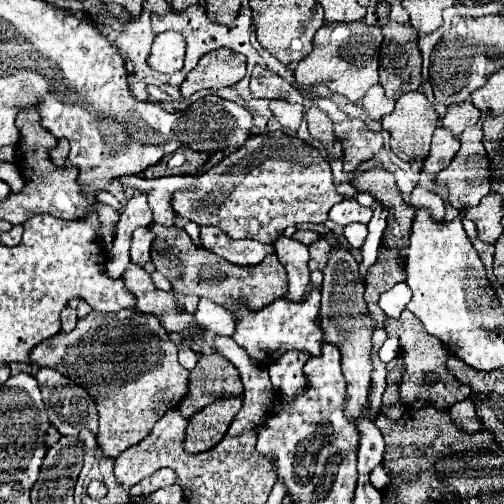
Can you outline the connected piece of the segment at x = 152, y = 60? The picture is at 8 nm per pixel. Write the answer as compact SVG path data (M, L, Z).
M163 32L155 36L147 64L151 70L161 74L173 74L181 70L185 56L185 40L179 32Z

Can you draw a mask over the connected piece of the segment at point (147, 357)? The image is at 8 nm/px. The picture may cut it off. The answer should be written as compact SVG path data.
M123 310L121 314L103 314L91 312L81 318L73 332L55 334L49 340L37 344L31 354L31 362L37 366L49 366L59 370L63 376L83 386L89 396L95 400L99 414L99 432L97 444L105 458L115 460L123 450L141 442L153 430L155 422L169 410L177 408L177 398L187 392L187 376L189 372L177 362L177 346L171 342L165 328L159 324L155 316L141 314L137 310Z

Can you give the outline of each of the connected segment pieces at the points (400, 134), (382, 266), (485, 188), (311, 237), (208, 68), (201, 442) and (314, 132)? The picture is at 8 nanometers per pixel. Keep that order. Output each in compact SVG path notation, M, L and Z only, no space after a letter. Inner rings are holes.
M407 92L403 94L397 104L395 110L387 116L381 118L381 126L383 130L387 130L391 134L391 150L403 160L403 162L421 162L425 160L425 156L429 154L429 144L431 144L431 134L437 128L437 112L433 108L431 102L427 102L423 92Z
M379 252L377 262L369 268L369 274L365 278L365 286L367 286L365 302L367 302L369 314L377 320L377 330L373 332L373 350L375 350L375 354L387 338L387 334L383 330L385 328L385 314L377 306L379 294L383 294L385 290L389 290L391 286L395 286L397 282L403 282L403 280L405 280L405 270L403 270L399 258L393 256L393 252Z
M479 126L465 128L465 132L459 136L459 140L461 140L459 152L455 154L453 162L445 170L441 170L435 178L437 184L445 184L449 188L449 204L457 210L475 206L483 196L487 196L491 192L491 188L489 188L489 160L487 160L487 152L485 152L481 138L483 138L483 132Z
M297 230L297 232L293 234L293 240L299 240L301 244L311 246L313 242L317 242L317 240L319 240L319 234L317 234L317 232L313 232L313 230Z
M217 48L207 52L197 66L187 74L185 82L181 84L183 98L189 98L193 92L211 88L219 90L223 86L233 86L245 76L245 56L229 50Z
M223 396L189 418L183 448L189 454L205 452L221 442L231 420L243 406L243 396Z
M311 106L305 112L305 120L307 120L307 126L309 126L311 138L317 138L331 152L333 144L335 144L335 136L333 136L333 122L329 120L329 116L325 116L319 108Z

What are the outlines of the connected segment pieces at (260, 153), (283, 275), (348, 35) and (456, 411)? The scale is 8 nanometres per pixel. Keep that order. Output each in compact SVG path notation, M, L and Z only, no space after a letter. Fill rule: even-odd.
M277 130L249 138L245 146L207 170L195 192L177 192L171 204L179 216L199 226L217 226L235 240L249 238L273 244L287 226L325 222L331 206L341 200L329 162L303 140Z
M151 224L151 230L157 236L151 248L151 260L159 256L181 260L181 272L161 272L171 282L171 290L175 294L195 294L199 298L209 298L229 310L233 320L237 320L237 312L241 306L251 312L259 312L261 308L265 308L265 304L283 298L283 294L287 292L287 270L275 254L267 254L257 266L237 266L205 248L195 246L185 230L179 230L175 226L165 228L159 224Z
M365 22L351 24L323 24L313 38L313 52L301 60L295 68L295 82L299 86L319 86L325 84L329 92L345 96L349 102L357 104L367 90L377 84L379 74L379 46L383 34L379 26L369 26Z
M467 398L465 402L457 402L449 408L449 416L453 420L453 424L463 430L463 432L479 432L481 430L481 422L477 420L477 414L475 414L475 406L471 402L471 398Z

